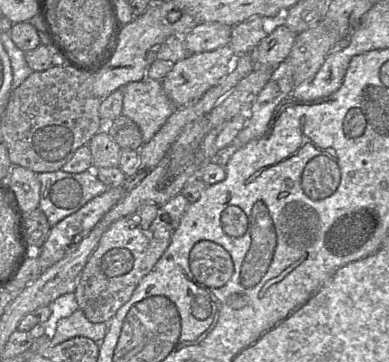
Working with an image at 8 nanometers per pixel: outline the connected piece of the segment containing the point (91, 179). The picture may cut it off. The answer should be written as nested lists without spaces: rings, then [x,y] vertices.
[[[93,169],[82,173],[63,170],[37,173],[40,181],[39,208],[50,227],[77,212],[87,202],[108,188],[97,178]]]

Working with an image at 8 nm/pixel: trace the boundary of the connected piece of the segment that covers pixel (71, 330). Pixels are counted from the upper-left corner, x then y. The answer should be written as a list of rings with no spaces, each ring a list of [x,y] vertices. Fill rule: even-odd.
[[[76,310],[67,318],[60,319],[54,329],[50,346],[56,346],[74,337],[83,336],[96,342],[99,346],[108,330],[108,323],[92,323],[84,312]]]

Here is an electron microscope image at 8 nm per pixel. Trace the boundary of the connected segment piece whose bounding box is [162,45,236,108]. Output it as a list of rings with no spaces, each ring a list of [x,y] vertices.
[[[230,45],[213,51],[188,54],[173,64],[170,72],[162,79],[162,88],[176,108],[188,106],[217,85],[229,73],[235,59],[236,55]]]

